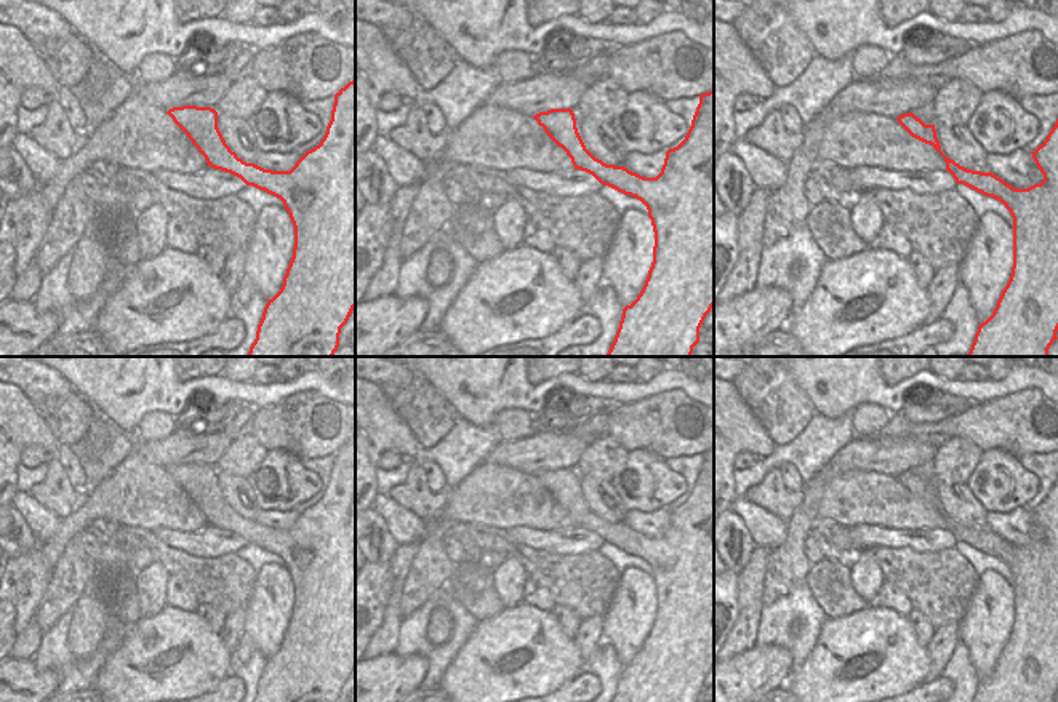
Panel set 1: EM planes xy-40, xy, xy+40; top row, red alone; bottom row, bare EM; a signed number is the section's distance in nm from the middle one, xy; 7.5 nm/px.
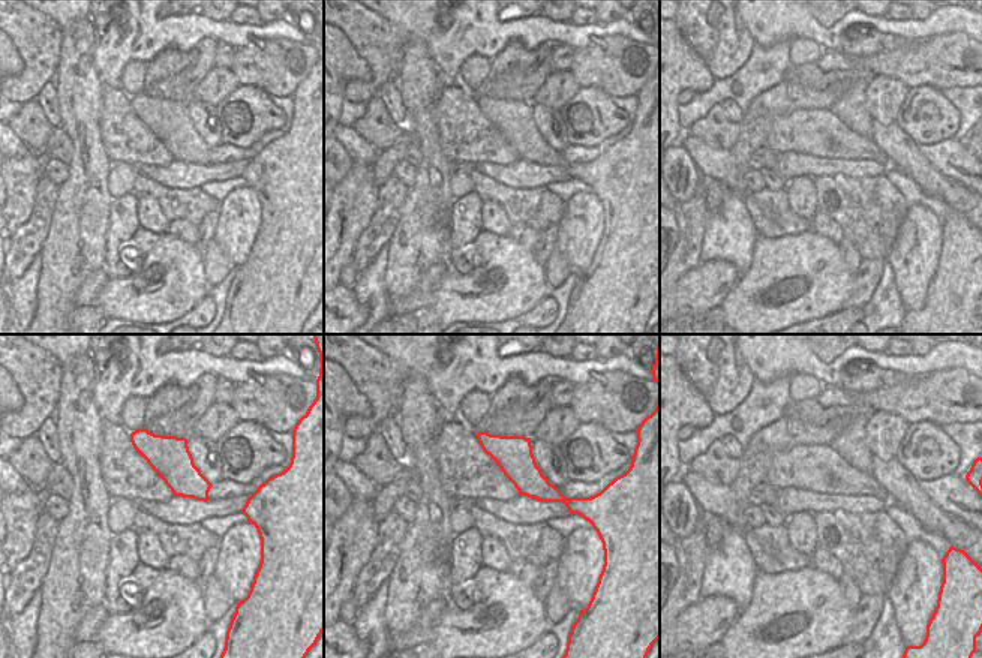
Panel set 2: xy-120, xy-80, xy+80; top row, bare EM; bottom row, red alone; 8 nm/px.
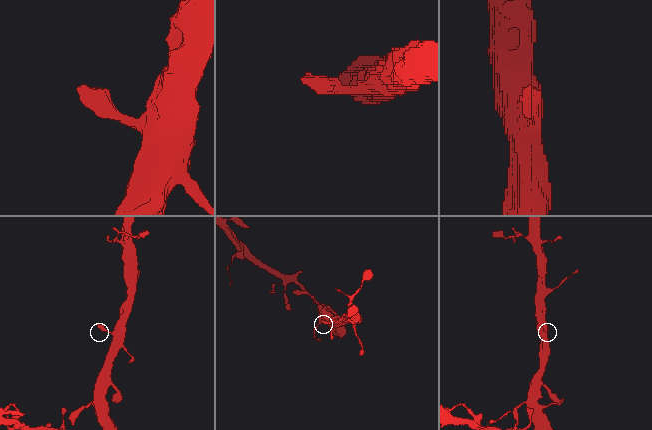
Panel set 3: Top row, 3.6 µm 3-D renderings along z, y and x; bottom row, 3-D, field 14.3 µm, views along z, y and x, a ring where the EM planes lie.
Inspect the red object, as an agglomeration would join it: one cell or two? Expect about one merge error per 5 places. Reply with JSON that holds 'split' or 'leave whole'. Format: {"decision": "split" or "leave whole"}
{"decision": "leave whole"}

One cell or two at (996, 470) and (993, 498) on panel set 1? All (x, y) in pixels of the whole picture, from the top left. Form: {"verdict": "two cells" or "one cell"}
{"verdict": "one cell"}

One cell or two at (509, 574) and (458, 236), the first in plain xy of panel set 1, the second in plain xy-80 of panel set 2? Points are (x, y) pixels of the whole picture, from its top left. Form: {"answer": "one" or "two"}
{"answer": "one"}

